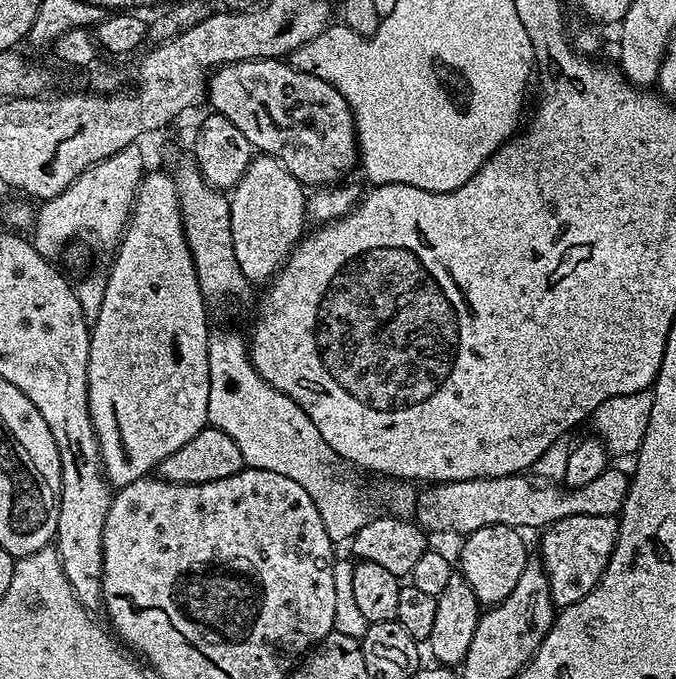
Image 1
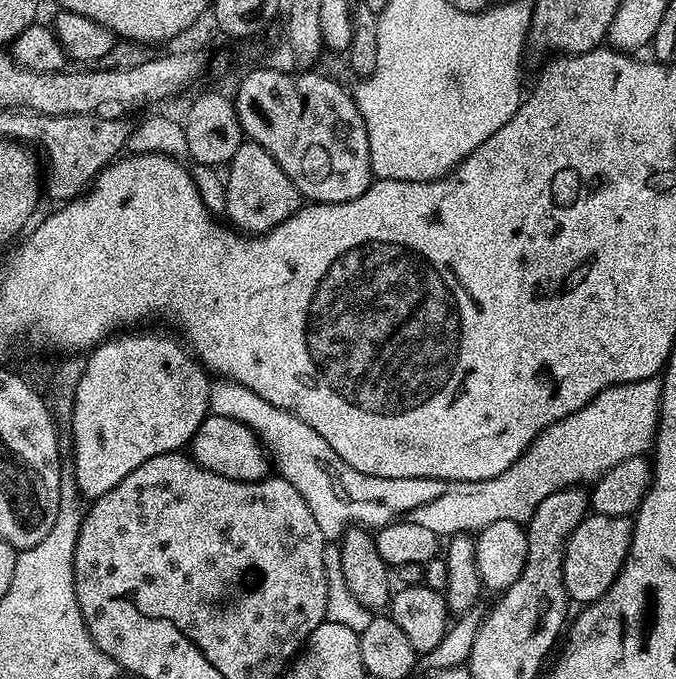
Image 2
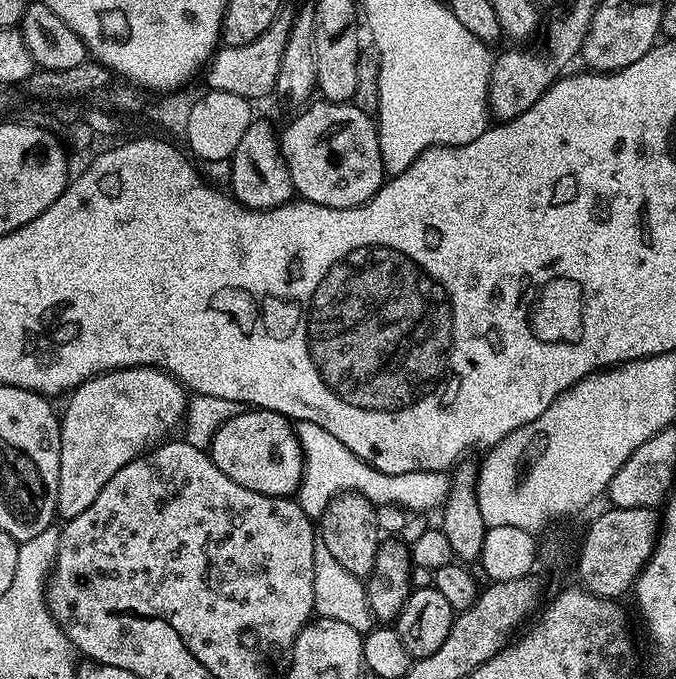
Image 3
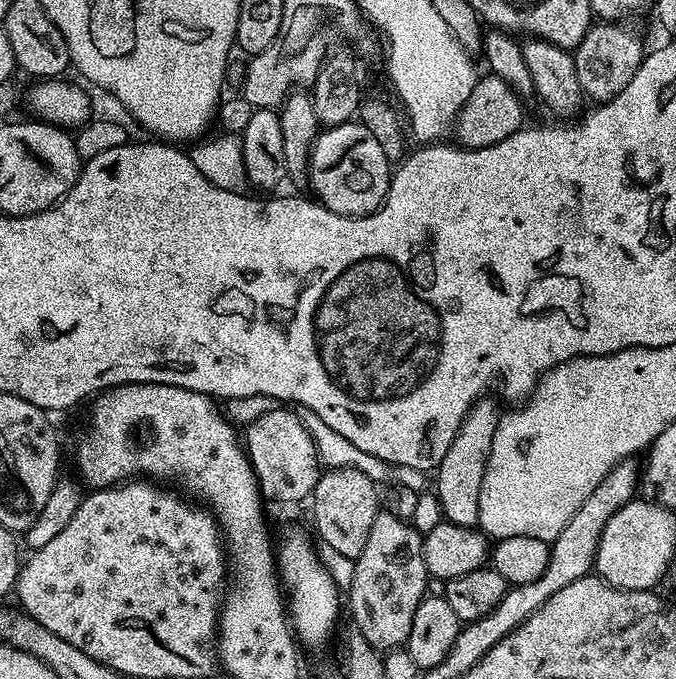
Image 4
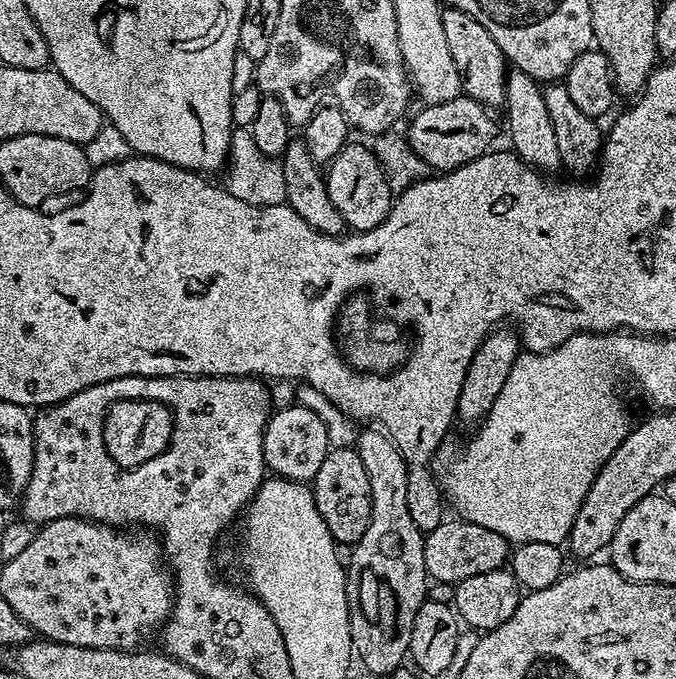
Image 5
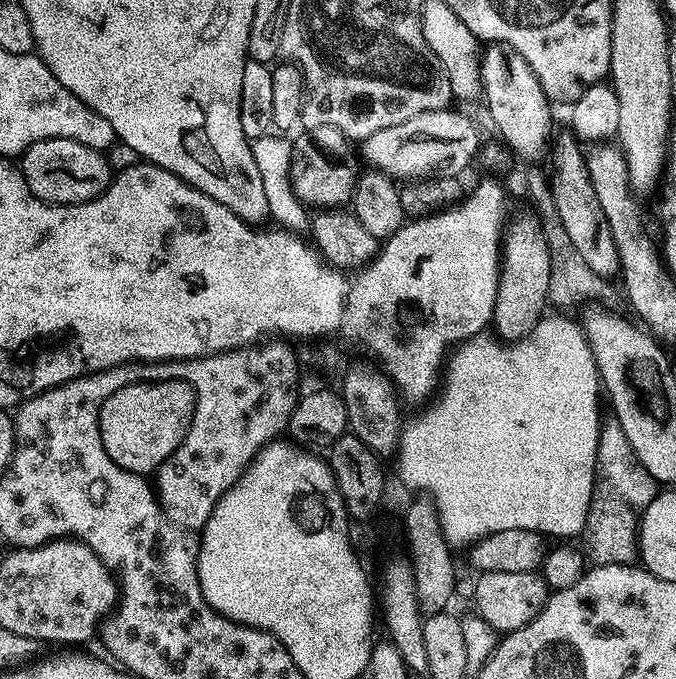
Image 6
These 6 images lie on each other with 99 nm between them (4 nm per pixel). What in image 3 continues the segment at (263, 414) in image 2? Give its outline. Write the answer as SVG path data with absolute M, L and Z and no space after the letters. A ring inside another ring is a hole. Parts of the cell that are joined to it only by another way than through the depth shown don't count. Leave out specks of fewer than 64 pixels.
M297 420L294 424L296 437L302 446L304 455L304 473L302 474L301 489L306 490L312 482L312 472L320 476L320 484L324 487L325 501L333 500L342 492L357 492L362 494L370 503L383 506L383 504L397 504L402 508L414 503L418 504L426 496L434 496L438 502L442 502L448 496L452 488L451 479L446 478L444 472L411 472L410 474L382 474L382 470L374 470L362 458L358 458L330 430L318 426L314 422Z

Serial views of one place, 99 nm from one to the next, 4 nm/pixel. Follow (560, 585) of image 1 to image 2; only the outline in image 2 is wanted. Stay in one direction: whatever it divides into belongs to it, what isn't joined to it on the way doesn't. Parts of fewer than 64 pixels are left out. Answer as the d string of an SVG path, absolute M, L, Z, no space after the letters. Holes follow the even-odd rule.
M589 514L570 534L564 551L564 581L569 601L577 605L593 604L618 578L624 560L628 556L628 547L632 541L633 521L626 516L601 516Z

